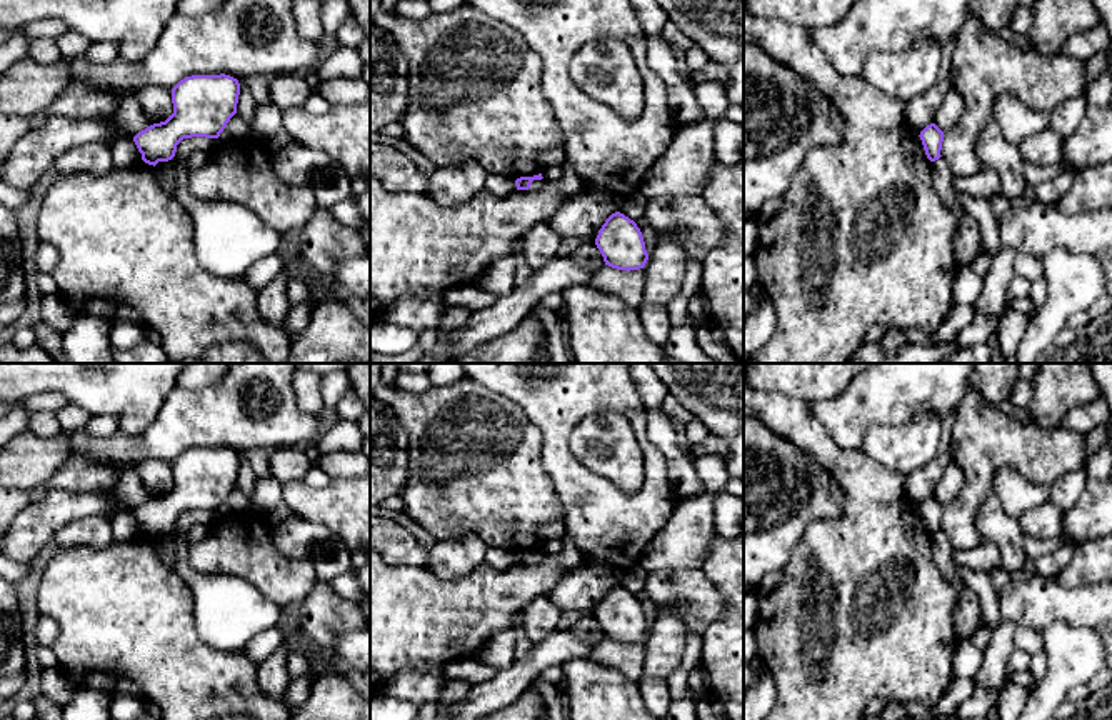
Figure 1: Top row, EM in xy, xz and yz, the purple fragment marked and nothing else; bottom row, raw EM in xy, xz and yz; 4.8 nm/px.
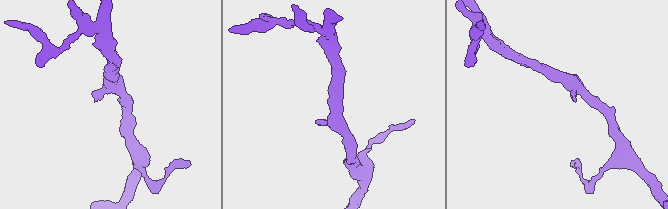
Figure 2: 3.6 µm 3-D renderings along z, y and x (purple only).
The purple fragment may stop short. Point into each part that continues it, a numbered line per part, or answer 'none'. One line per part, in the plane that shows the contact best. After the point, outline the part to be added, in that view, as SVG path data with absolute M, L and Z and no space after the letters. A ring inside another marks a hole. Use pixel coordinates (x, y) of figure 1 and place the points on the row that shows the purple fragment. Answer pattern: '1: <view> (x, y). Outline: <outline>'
none

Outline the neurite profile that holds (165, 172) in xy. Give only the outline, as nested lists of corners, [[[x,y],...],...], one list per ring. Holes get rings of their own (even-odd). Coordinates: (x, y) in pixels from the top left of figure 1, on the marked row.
[[[168,160],[168,162],[158,162],[155,165],[155,172],[157,172],[157,178],[162,185],[162,188],[175,197],[175,192],[177,192],[177,175],[175,175],[175,167],[173,163]]]

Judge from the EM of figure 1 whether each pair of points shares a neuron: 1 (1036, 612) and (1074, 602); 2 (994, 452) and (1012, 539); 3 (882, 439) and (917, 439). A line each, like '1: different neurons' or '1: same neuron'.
1: same neuron
2: different neurons
3: same neuron

